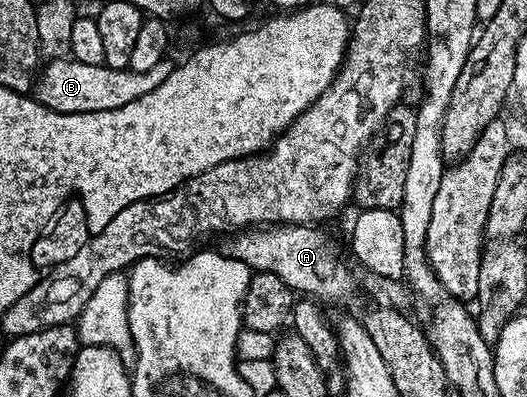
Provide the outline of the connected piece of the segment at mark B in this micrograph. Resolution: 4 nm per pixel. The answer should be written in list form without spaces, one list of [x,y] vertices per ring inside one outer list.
[[[171,56],[155,62],[147,71],[109,68],[102,64],[83,63],[72,57],[48,61],[34,79],[33,97],[56,113],[93,113],[119,109],[129,102],[151,93],[174,73],[178,63]]]

